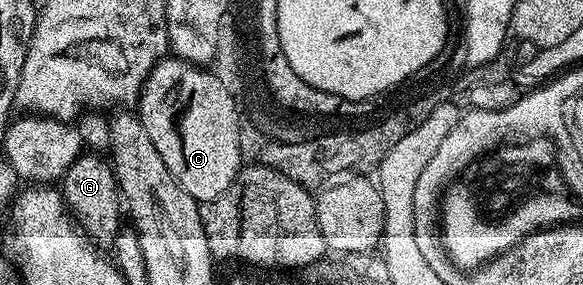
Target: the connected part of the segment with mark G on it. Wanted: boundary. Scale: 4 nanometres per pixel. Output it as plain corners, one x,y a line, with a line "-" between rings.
82,154
66,170
58,191
80,231
97,246
111,246
122,227
122,197
113,165
103,155

